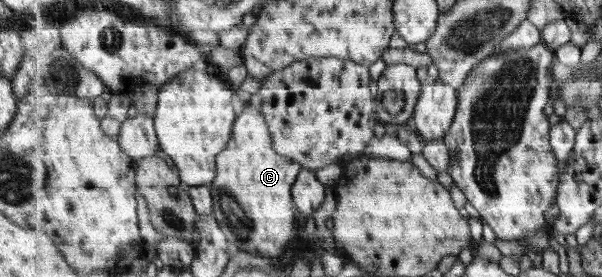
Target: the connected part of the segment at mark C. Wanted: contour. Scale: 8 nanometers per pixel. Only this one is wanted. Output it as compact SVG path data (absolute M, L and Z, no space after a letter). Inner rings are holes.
M252 99L239 110L233 126L233 136L225 152L217 158L219 176L213 188L229 188L229 192L213 192L214 216L231 244L237 244L249 254L263 258L285 254L297 236L297 211L292 188L302 170L301 164L283 158L273 148L273 134L261 112L261 106ZM253 220L253 222L239 222Z

